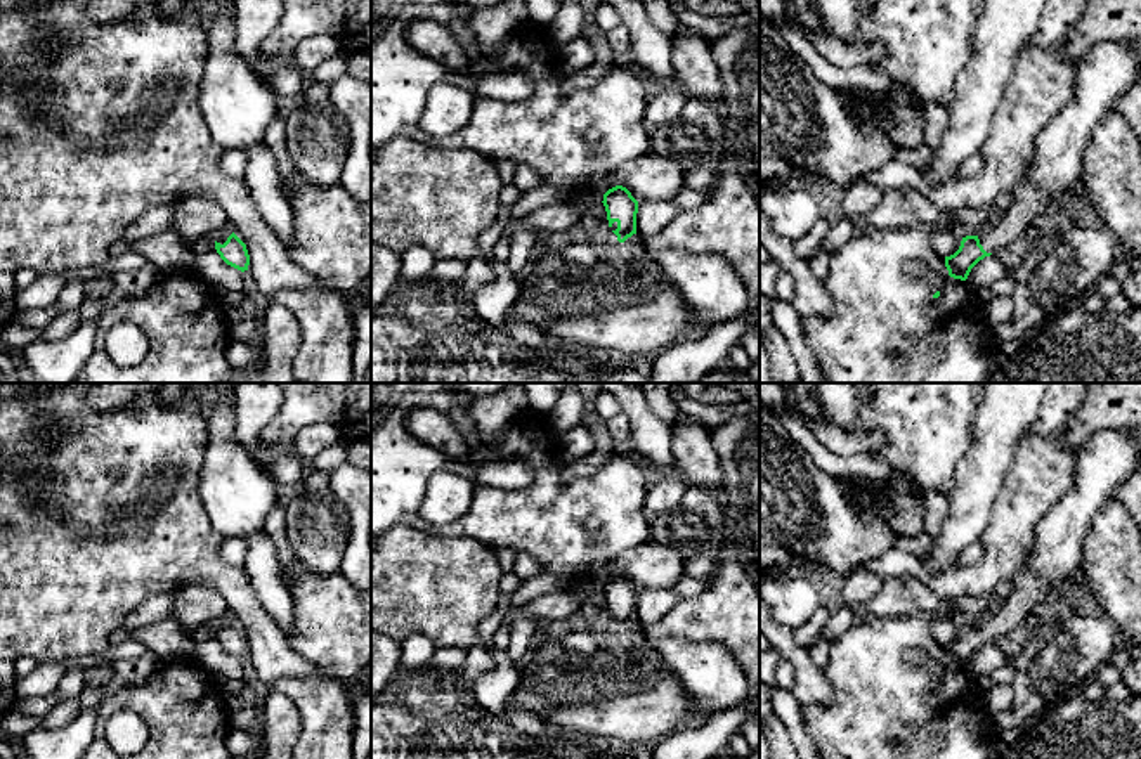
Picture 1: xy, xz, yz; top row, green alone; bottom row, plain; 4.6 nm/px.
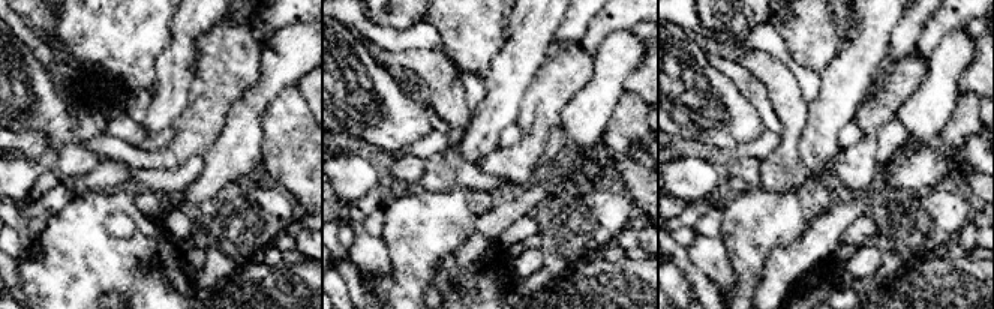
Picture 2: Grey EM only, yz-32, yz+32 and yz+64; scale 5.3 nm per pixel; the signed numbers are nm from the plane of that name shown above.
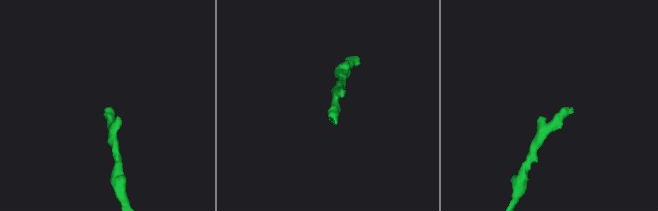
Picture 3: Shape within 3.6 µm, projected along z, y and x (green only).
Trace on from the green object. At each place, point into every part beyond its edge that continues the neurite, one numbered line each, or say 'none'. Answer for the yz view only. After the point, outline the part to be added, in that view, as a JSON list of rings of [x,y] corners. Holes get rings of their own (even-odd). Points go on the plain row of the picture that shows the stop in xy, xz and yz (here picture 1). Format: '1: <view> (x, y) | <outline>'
1: yz (1110, 456) | [[[1125,426],[1106,428],[1094,433],[1075,456],[1073,489],[1039,522],[1030,558],[1011,581],[1011,594],[999,608],[976,622],[987,641],[1004,641],[1007,632],[1023,627],[1033,613],[1047,610],[1054,600],[1063,598],[1070,584],[1079,582],[1082,544],[1092,518],[1113,490],[1141,464],[1141,440]]]

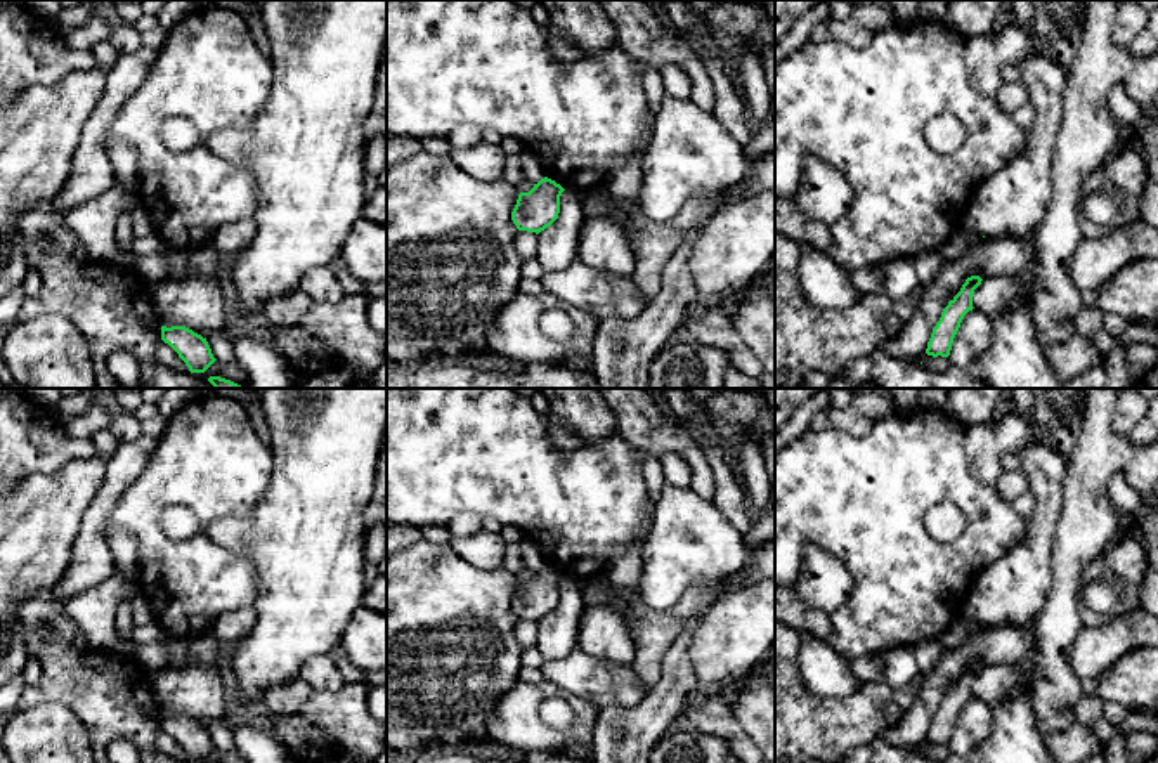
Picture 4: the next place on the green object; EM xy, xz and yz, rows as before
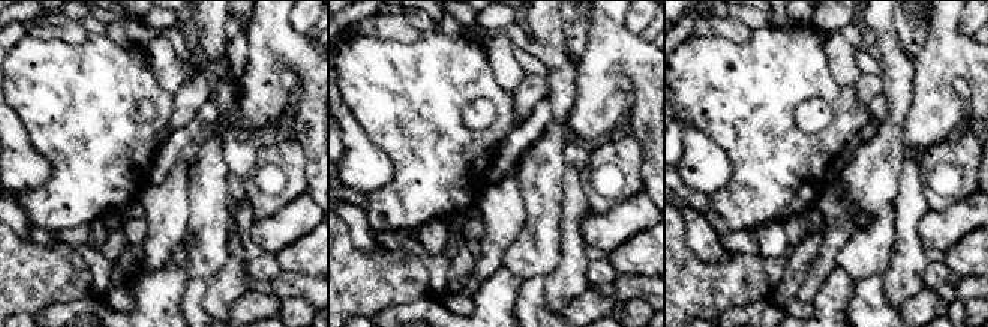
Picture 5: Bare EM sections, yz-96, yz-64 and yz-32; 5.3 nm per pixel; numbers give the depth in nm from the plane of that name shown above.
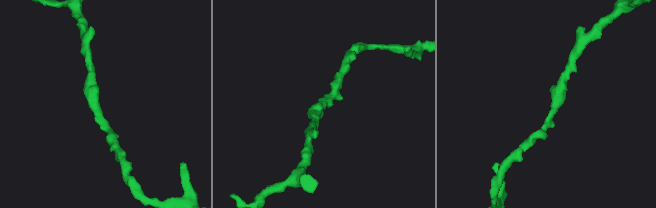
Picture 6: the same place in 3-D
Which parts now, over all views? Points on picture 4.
none

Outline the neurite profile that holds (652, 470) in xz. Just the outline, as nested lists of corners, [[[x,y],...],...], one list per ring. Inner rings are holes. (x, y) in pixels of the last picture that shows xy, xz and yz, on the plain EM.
[[[659,456],[648,458],[647,461],[643,461],[643,479],[645,479],[652,505],[655,508],[655,503],[664,487],[664,473],[662,473],[662,465]]]

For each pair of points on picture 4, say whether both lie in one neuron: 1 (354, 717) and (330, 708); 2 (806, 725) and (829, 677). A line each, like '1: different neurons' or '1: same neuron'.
1: same neuron
2: different neurons

